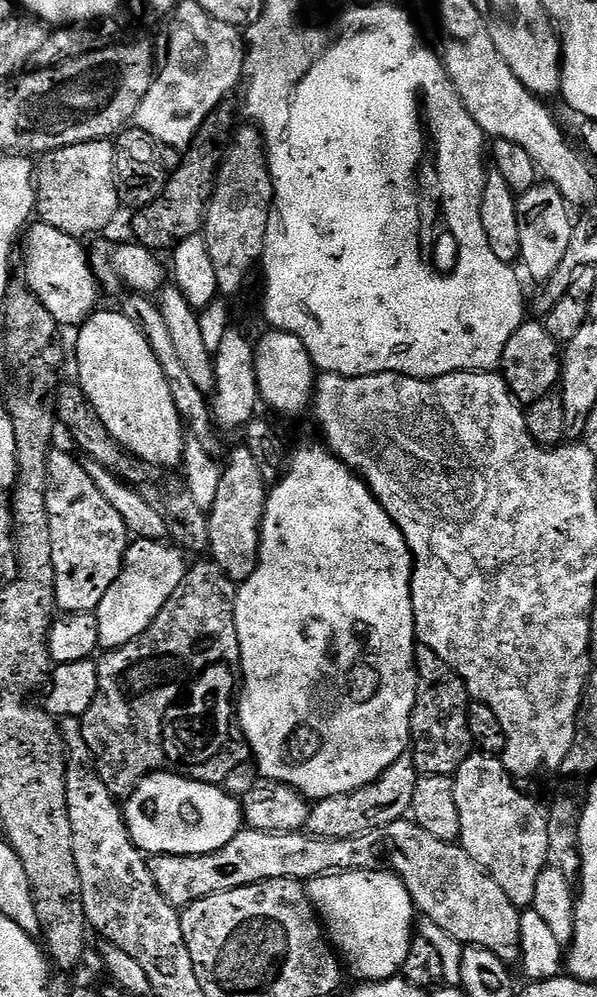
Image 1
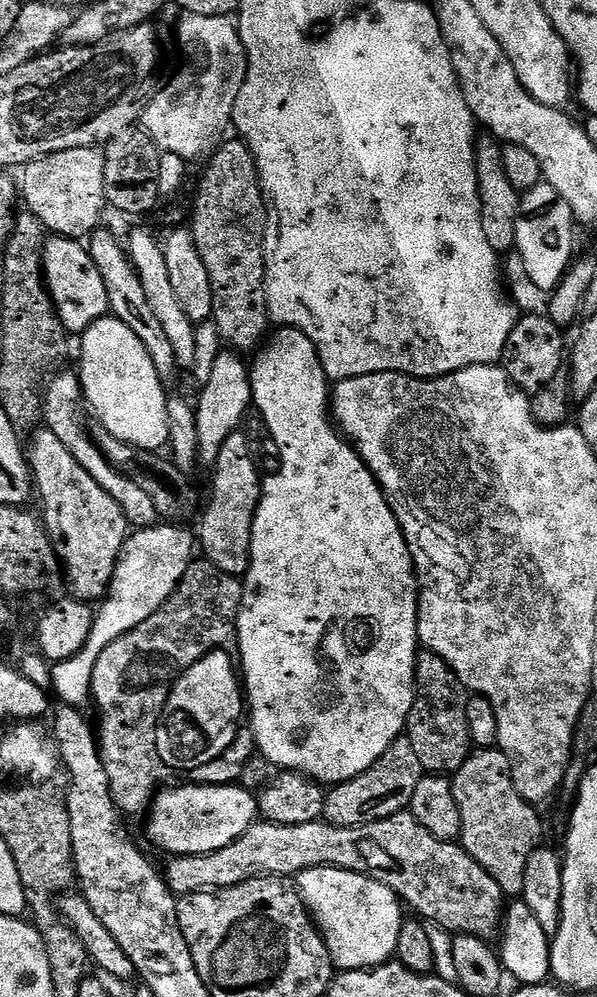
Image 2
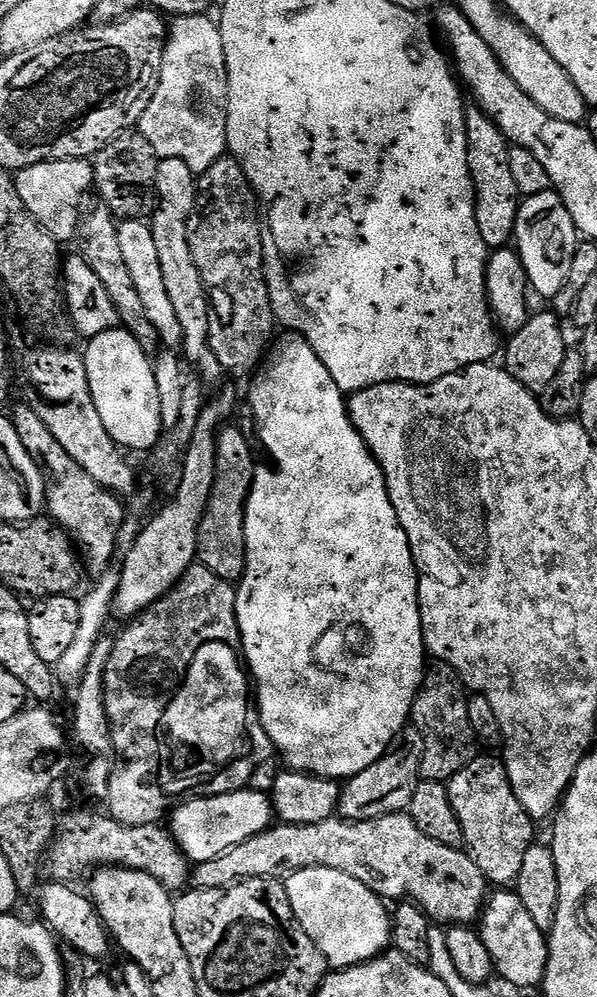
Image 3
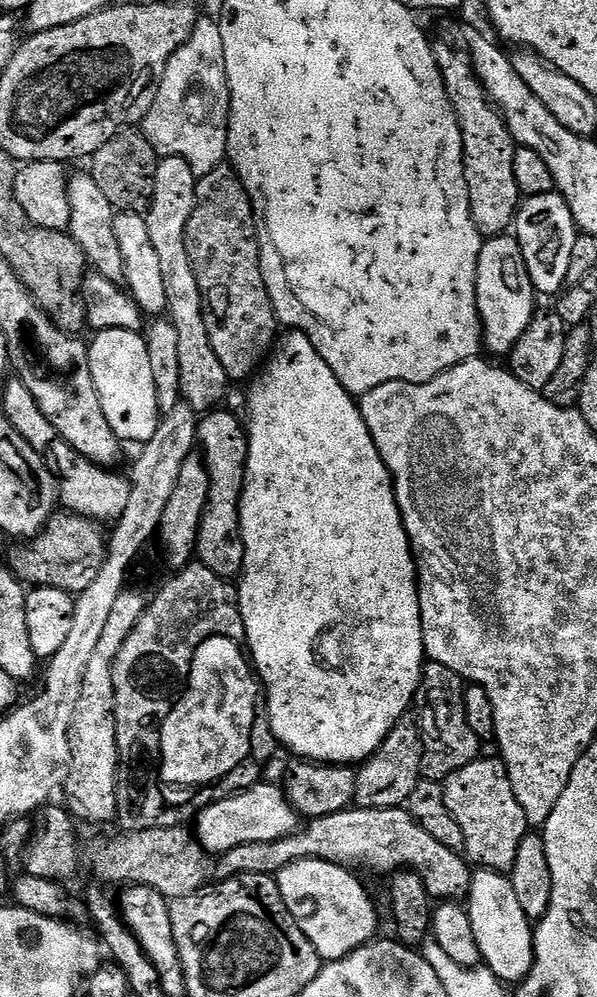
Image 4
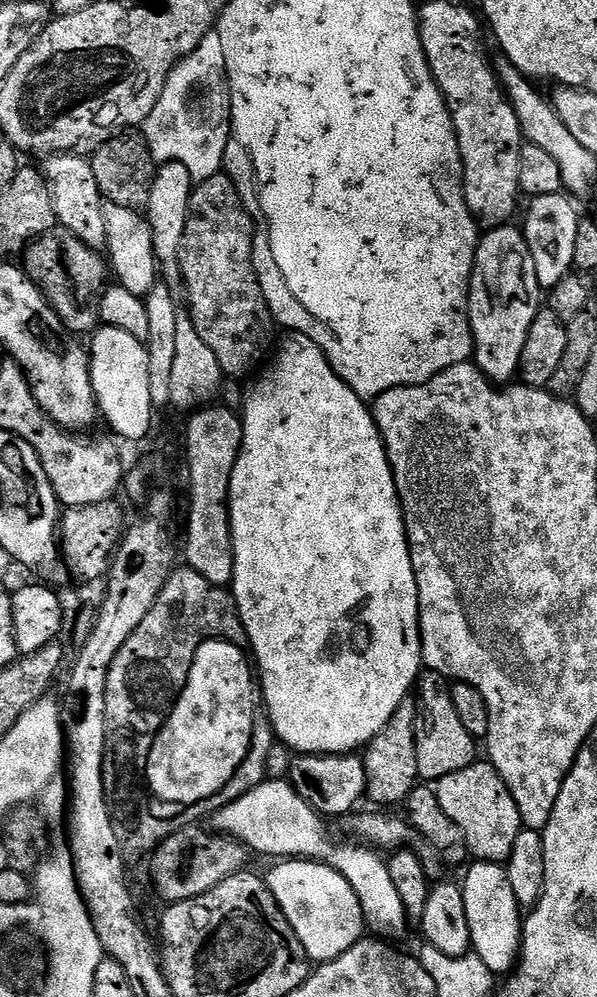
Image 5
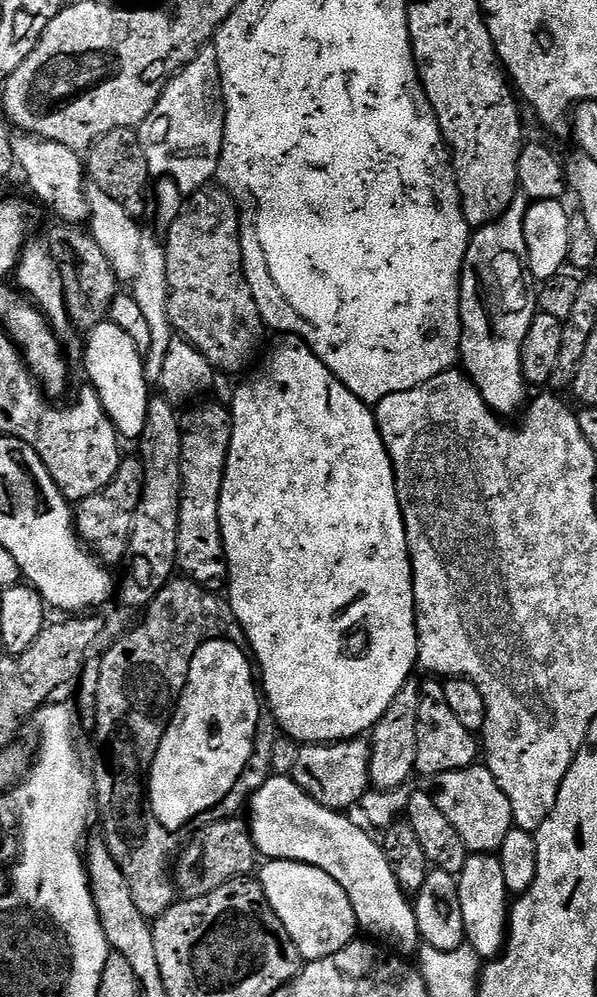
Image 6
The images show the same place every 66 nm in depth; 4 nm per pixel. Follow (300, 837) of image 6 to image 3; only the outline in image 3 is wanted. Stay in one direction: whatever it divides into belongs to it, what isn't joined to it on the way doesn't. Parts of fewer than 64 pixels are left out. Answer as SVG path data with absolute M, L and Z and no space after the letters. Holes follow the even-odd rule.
M241 790L221 796L196 796L175 805L171 813L170 831L180 849L193 865L210 862L218 854L246 842L254 834L262 834L274 824L274 807L269 793Z

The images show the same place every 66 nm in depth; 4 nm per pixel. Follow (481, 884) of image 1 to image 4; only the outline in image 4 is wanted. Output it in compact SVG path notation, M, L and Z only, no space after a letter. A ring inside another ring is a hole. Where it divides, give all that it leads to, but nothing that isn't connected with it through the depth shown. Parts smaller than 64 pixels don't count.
M353 806L338 814L326 814L317 820L308 820L306 826L274 842L234 846L215 863L215 879L229 880L240 874L271 876L299 860L325 860L349 870L369 868L372 872L388 872L387 874L407 870L424 883L428 895L436 902L463 901L472 885L474 872L469 861L460 852L450 850L450 846L442 846L442 842L430 838L430 834L418 826L407 807Z

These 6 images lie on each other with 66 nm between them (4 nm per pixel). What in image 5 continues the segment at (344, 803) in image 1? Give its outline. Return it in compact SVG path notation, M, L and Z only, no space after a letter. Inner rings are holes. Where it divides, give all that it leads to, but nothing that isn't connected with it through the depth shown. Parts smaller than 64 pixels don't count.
M409 698L398 706L396 716L388 723L381 732L366 746L362 759L366 766L366 793L367 799L373 800L373 805L388 806L384 804L403 805L407 801L408 795L411 794L418 786L420 780L420 771L418 770L418 750L416 749L416 729L418 727L418 704L415 699Z

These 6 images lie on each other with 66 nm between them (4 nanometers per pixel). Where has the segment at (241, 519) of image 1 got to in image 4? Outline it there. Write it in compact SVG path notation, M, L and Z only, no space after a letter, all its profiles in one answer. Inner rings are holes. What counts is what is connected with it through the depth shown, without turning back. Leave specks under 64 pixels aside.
M213 410L199 417L197 441L209 472L209 498L202 514L194 556L223 580L235 581L244 571L240 499L246 478L248 433L234 413Z

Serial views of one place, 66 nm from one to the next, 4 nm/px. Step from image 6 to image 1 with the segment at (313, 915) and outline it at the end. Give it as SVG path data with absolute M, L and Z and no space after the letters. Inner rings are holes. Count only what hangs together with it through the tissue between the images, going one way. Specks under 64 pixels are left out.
M365 870L362 872L341 872L331 876L316 876L307 881L306 891L343 967L347 971L349 968L357 976L357 981L388 980L403 969L406 954L410 950L410 942L414 935L414 924L412 928L414 905L406 886L395 872L391 870Z

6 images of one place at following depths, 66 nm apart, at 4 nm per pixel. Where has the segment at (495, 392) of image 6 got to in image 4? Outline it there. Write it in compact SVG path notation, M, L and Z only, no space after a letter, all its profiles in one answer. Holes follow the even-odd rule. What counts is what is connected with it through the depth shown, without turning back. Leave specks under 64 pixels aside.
M505 234L485 239L478 254L478 278L476 279L476 305L480 325L484 331L483 347L496 356L511 357L514 346L532 317L538 311L538 293L532 285L530 270L526 270L526 258L515 235Z

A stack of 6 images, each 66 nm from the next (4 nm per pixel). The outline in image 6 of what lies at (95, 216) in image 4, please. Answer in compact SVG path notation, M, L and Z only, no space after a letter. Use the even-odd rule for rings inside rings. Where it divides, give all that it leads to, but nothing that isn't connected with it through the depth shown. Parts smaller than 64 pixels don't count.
M27 134L13 135L12 149L16 155L16 168L24 171L29 190L46 207L52 208L57 221L80 226L89 219L86 164L81 153L70 150L70 146L62 146L58 142L44 140L41 136Z

